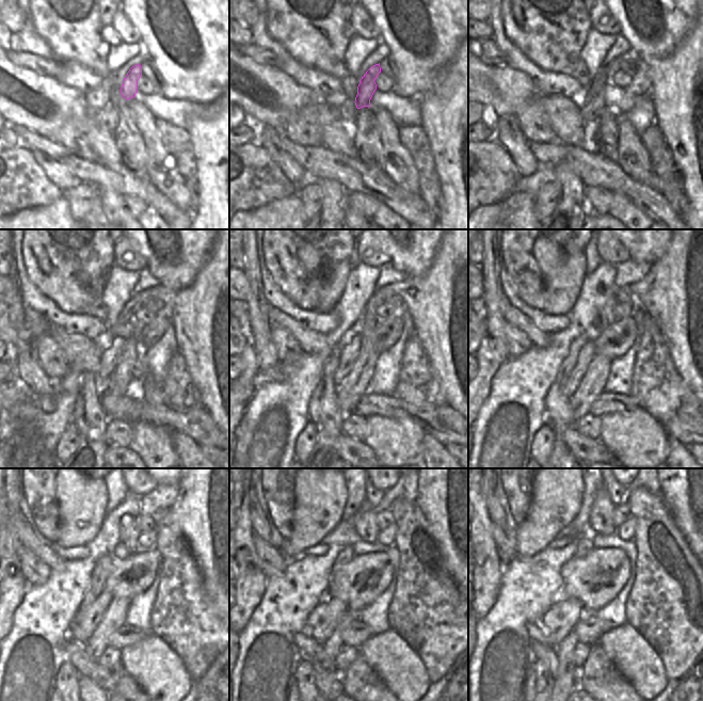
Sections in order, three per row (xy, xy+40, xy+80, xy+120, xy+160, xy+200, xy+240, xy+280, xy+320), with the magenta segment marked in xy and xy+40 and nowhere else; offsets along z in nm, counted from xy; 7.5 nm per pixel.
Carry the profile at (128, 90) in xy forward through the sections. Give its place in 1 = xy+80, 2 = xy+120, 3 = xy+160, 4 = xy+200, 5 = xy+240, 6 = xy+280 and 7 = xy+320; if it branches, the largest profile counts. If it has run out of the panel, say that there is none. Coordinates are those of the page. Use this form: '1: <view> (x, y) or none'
1: xy+80 (596, 102)
2: xy+120 (123, 329)
3: xy+160 (350, 352)
4: xy+200 (588, 352)
5: xy+240 (86, 621)
6: xy+280 (320, 624)
7: xy+320 (558, 622)

